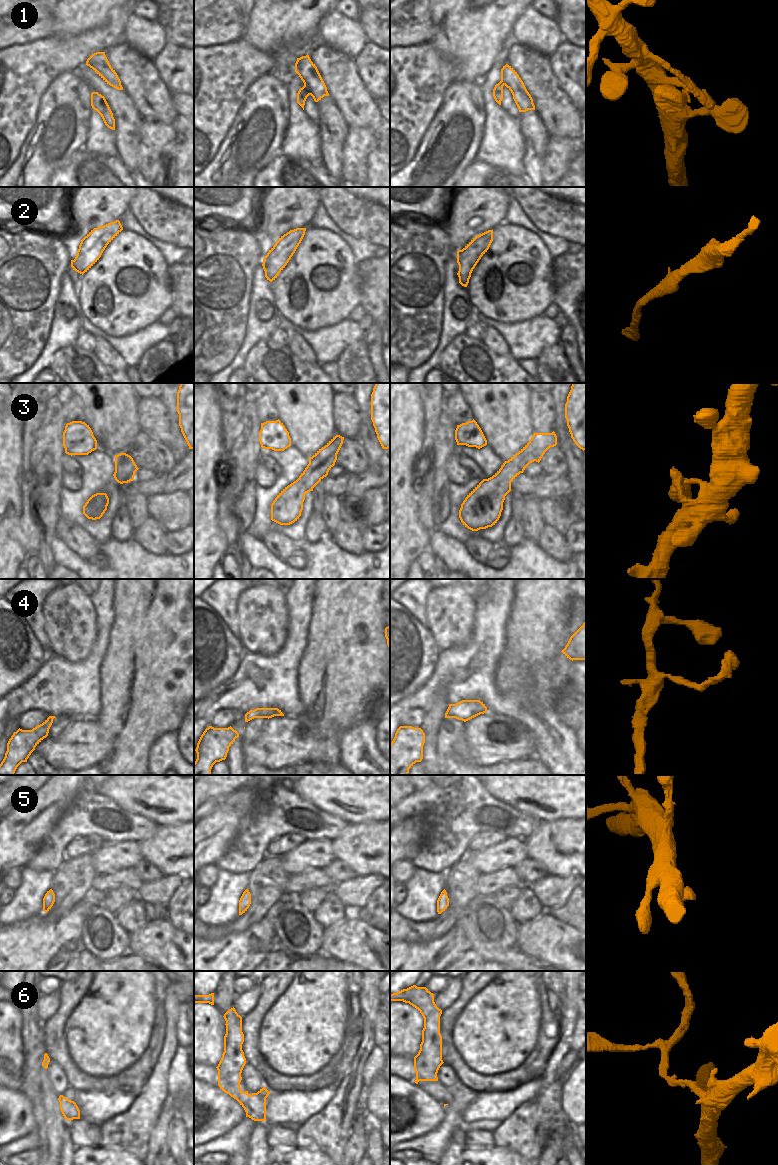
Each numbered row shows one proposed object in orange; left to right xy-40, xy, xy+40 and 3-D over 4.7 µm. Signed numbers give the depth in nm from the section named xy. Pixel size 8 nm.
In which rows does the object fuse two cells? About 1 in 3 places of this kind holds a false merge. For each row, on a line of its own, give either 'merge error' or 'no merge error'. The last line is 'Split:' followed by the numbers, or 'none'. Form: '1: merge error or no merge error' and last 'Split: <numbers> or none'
1: no merge error
2: no merge error
3: no merge error
4: no merge error
5: no merge error
6: merge error
Split: 6

